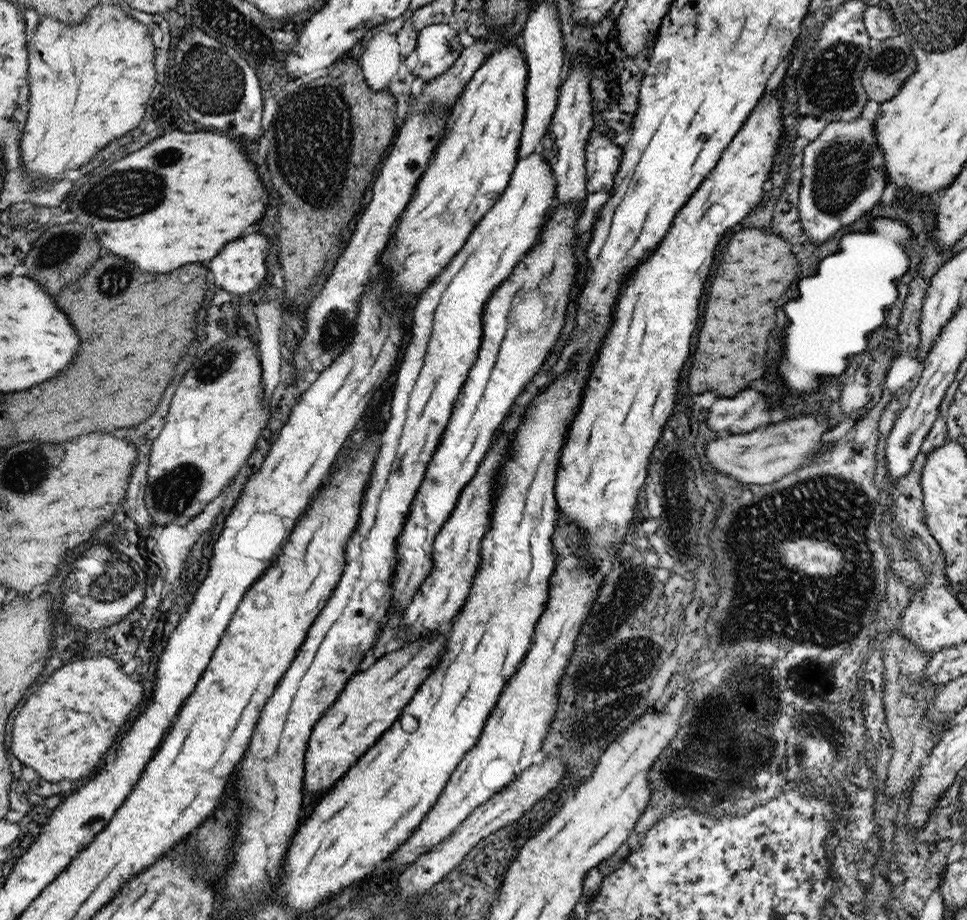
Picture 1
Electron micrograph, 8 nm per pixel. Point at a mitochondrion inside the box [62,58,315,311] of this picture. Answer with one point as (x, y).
(123, 194)

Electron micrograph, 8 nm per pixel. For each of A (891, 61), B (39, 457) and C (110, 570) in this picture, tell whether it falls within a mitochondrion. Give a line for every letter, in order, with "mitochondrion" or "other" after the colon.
A: mitochondrion
B: mitochondrion
C: mitochondrion

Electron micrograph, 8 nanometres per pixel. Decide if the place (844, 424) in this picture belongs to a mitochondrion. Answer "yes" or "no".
no

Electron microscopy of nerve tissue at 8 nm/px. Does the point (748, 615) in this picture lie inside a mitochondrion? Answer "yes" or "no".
yes

